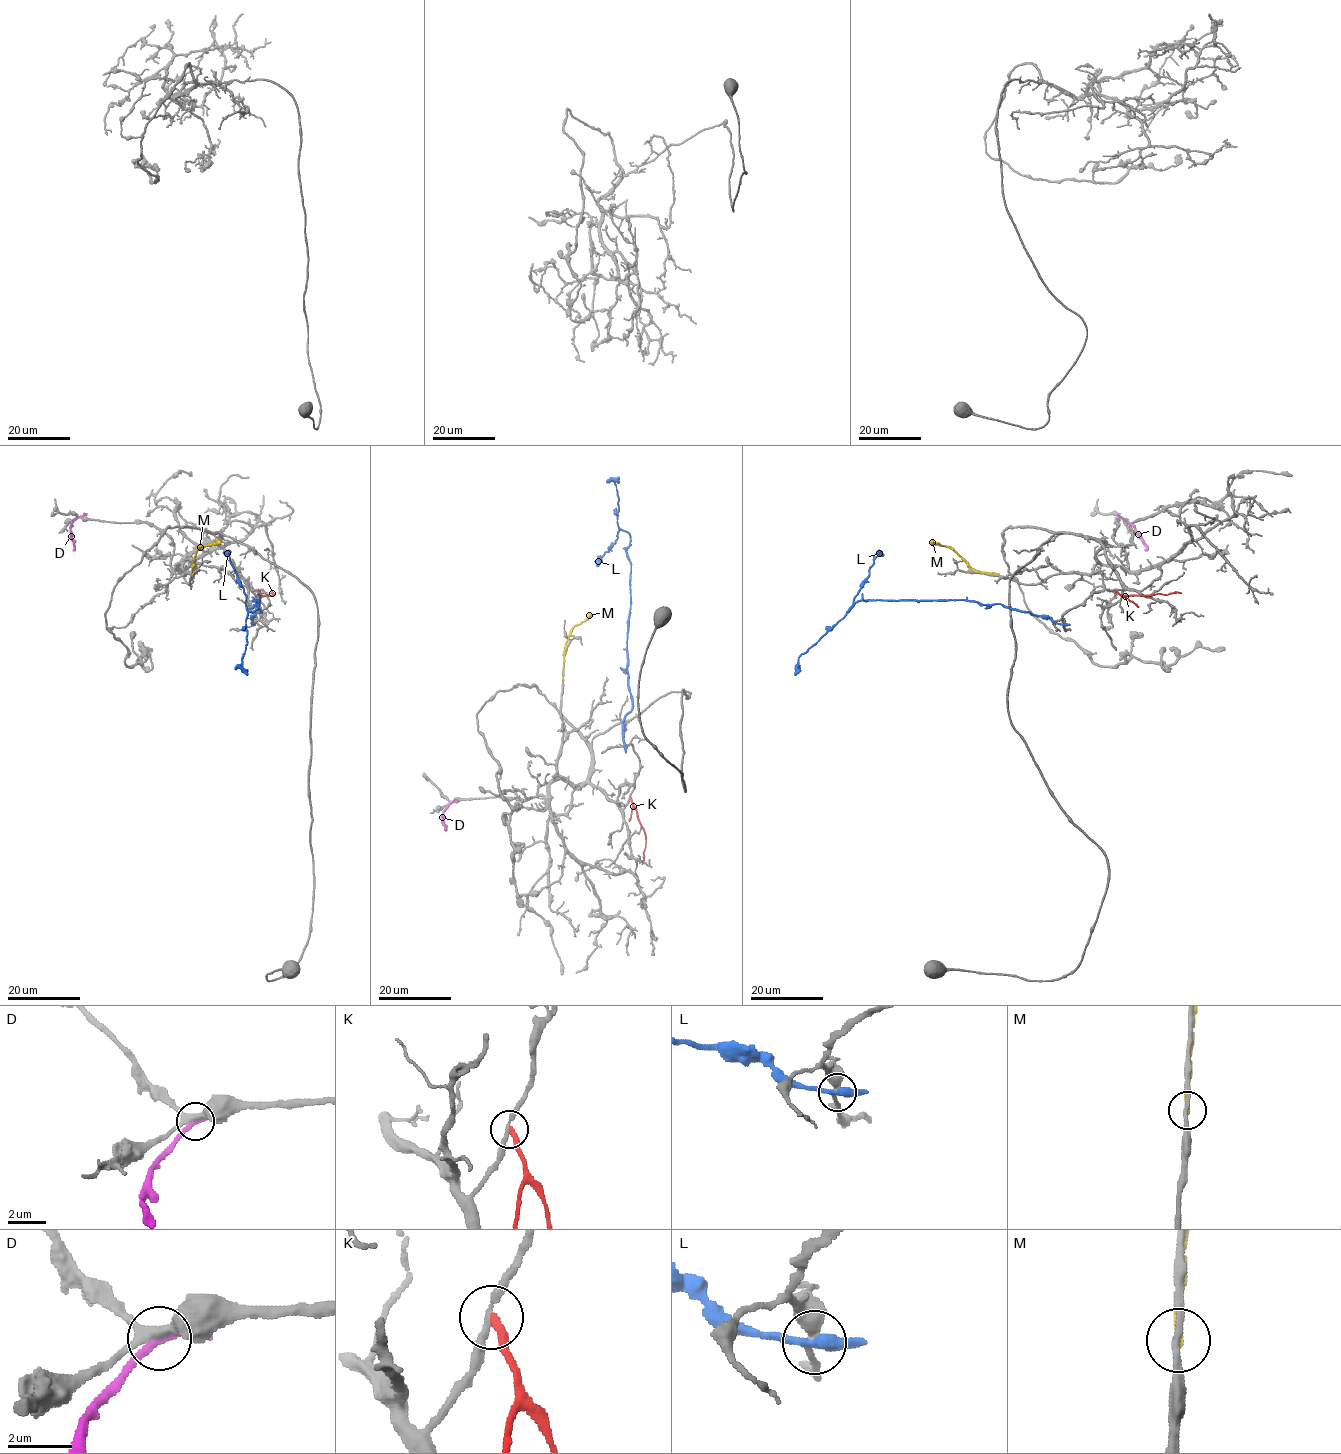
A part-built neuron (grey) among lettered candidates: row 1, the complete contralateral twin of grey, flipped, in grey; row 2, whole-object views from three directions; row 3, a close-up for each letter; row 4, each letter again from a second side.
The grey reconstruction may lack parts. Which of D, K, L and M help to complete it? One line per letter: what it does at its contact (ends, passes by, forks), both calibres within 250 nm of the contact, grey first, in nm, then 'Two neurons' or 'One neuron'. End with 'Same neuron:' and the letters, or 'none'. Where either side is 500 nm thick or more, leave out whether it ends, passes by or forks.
D: It passes by. Thickness 300 nm (grey) against 260 nm. Two neurons
K: It ends there. Thickness 220 nm (grey) against 280 nm. Two neurons
L: It passes by. Thickness 340 nm (grey) against 340 nm. Two neurons
M: It ends there. Thickness 240 nm (grey) against 220 nm. Two neurons
Same neuron: none

